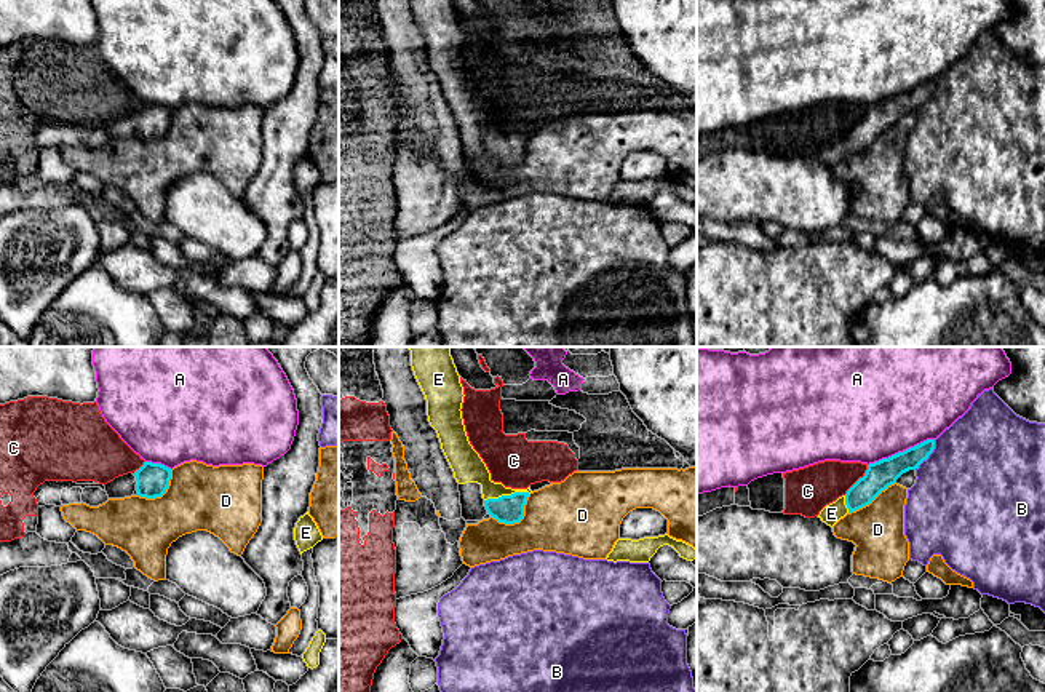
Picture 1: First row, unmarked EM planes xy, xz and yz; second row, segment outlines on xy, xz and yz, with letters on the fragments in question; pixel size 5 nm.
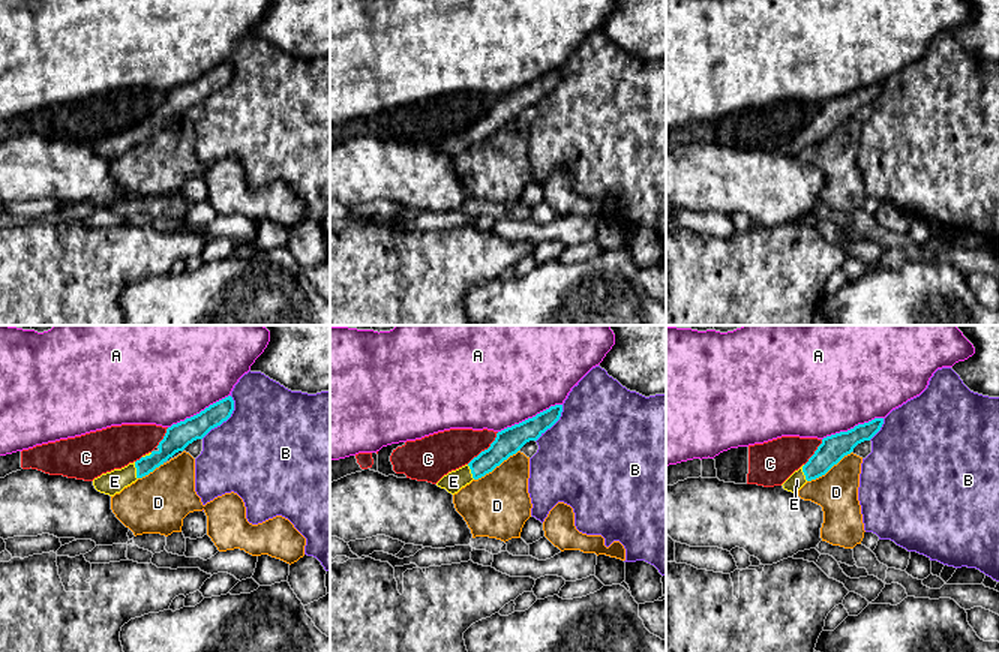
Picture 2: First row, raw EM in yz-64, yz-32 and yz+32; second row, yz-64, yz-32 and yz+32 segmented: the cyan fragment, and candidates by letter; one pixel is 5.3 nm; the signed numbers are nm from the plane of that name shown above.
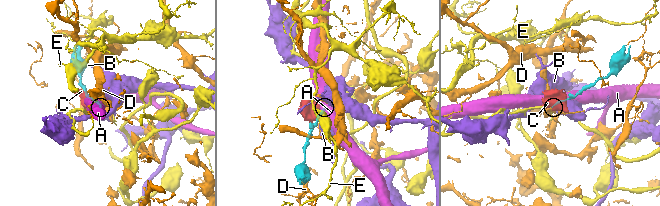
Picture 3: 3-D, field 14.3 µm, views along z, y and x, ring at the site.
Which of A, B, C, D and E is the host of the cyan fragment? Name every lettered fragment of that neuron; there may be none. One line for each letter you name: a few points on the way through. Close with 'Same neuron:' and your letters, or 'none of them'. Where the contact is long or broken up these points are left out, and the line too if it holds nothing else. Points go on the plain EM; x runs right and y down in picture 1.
E: way xz (508, 151), (507, 138), (499, 138), (468, 109)
Same neuron: E

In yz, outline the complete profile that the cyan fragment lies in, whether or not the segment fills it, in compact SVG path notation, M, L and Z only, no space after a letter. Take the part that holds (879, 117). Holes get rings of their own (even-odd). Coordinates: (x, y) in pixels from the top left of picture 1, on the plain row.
M927 82L888 101L869 105L864 118L860 120L845 137L826 147L818 160L832 169L847 155L869 147L882 133L895 126L903 115L919 110L933 91L935 82Z

